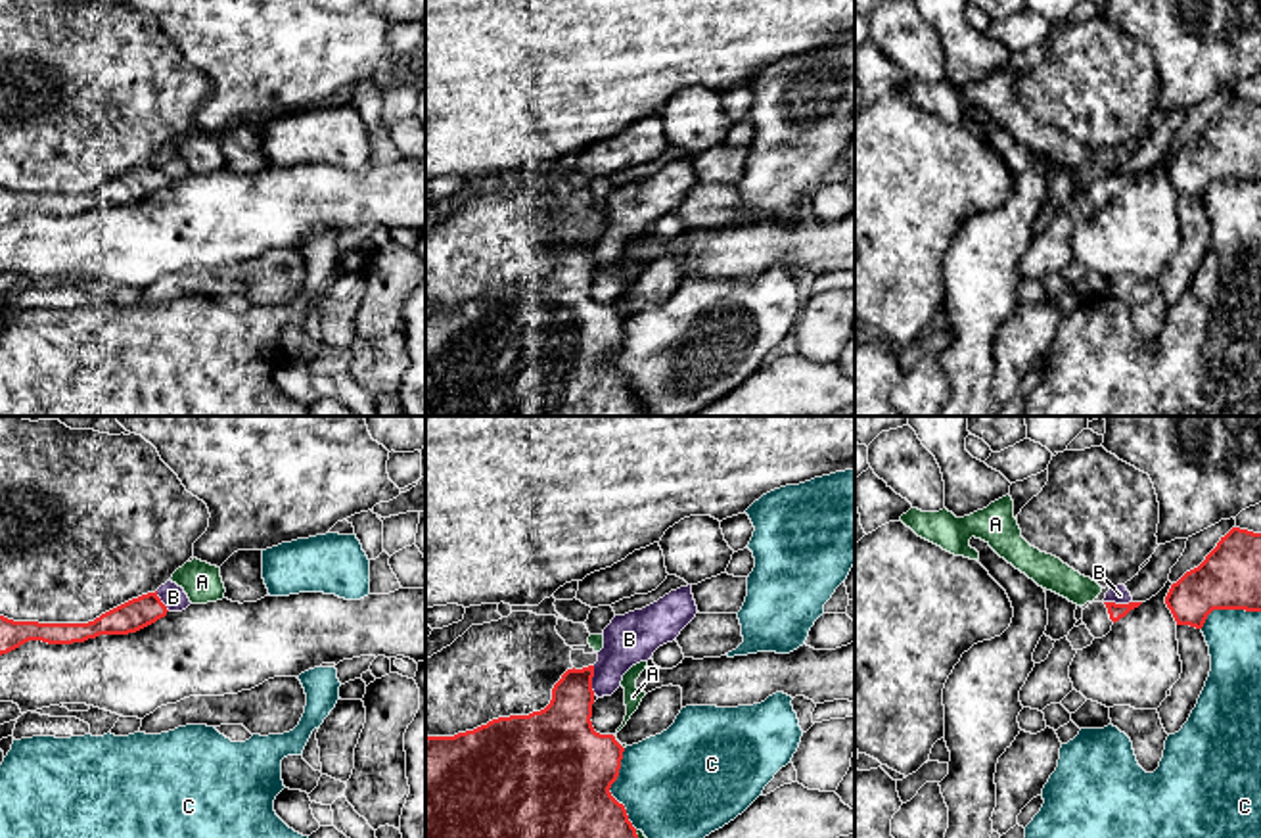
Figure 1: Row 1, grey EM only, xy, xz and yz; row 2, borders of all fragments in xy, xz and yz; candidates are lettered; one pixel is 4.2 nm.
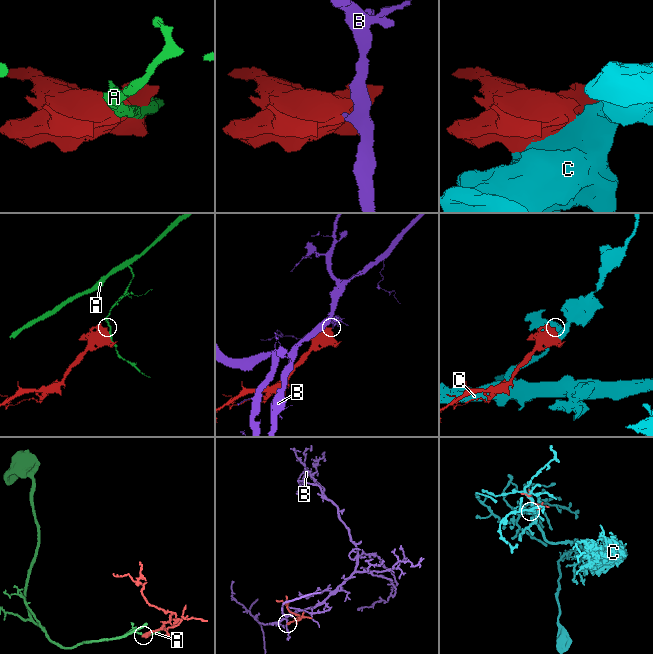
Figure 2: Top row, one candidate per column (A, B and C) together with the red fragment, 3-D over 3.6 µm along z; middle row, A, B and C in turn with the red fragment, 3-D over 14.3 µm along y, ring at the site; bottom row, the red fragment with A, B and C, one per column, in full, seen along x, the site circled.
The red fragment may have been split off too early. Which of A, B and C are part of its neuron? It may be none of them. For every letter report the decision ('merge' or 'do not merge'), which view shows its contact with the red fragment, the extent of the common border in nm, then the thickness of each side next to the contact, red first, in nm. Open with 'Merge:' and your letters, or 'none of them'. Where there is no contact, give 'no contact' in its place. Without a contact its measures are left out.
Merge: none of them
A: do not merge; contact in xz; length 80 nm; calibres 400 and 80 nm
B: do not merge; contact in xz; length 120 nm; calibres 240 and 220 nm
C: do not merge; contact in xz; length 340 nm; calibres 500 and 420 nm

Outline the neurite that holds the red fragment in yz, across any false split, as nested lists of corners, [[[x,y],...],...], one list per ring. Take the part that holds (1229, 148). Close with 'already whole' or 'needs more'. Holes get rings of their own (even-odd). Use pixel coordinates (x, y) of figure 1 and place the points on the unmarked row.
[[[1232,98],[1205,130],[1171,155],[1165,175],[1177,196],[1202,199],[1213,180],[1261,182],[1261,104]]] | already whole

